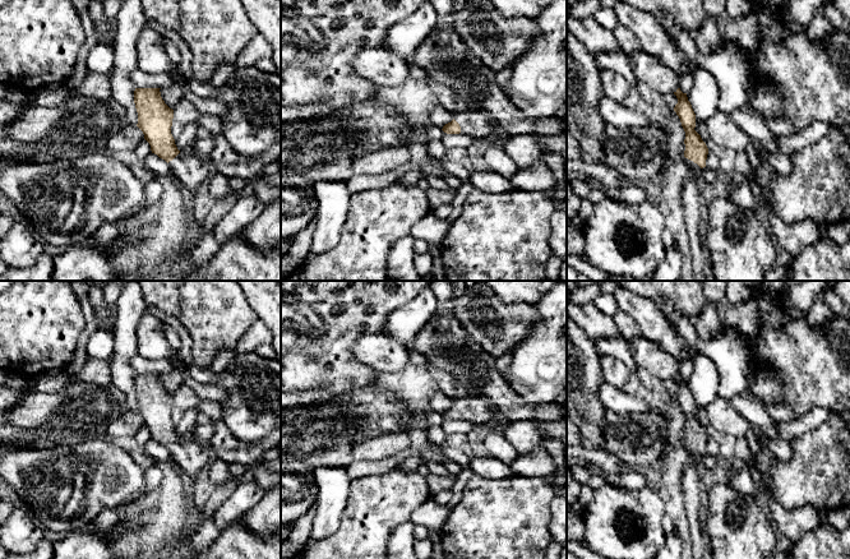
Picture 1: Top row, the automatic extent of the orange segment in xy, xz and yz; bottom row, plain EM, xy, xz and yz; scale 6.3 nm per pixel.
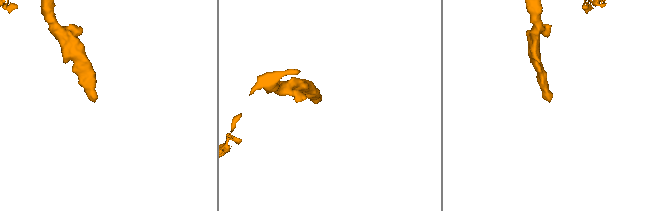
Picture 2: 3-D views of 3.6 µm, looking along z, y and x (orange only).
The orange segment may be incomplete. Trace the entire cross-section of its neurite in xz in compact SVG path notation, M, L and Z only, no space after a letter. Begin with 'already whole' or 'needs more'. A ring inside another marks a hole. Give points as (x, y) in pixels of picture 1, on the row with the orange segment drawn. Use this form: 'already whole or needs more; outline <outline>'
needs more; outline M465 106L458 114L453 115L453 120L443 126L447 134L466 134L475 140L491 137L496 123L484 110L475 110Z

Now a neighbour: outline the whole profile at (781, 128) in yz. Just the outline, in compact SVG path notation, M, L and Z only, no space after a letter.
M753 107L753 110L762 119L762 121L766 125L766 129L771 130L777 137L789 137L789 135L794 135L798 133L790 121L787 121L785 119L777 119L777 120L767 119L767 117L763 117L754 107Z

